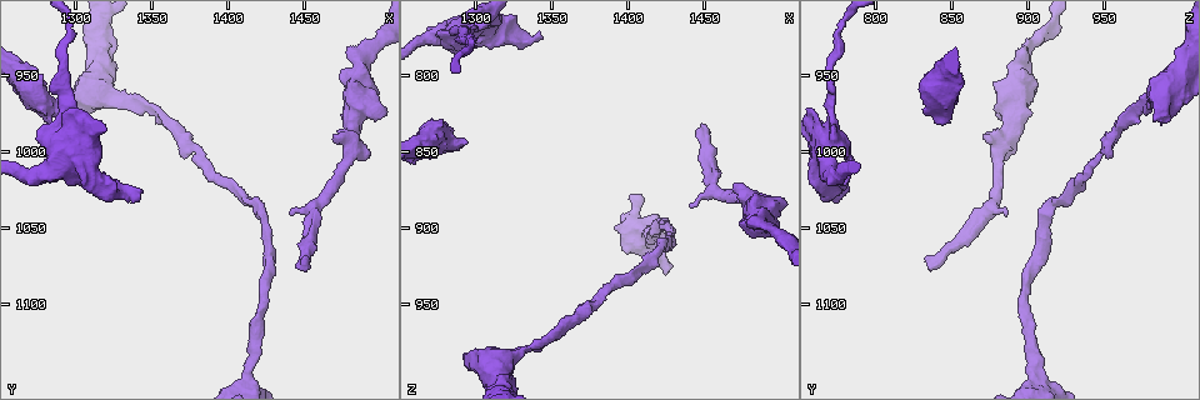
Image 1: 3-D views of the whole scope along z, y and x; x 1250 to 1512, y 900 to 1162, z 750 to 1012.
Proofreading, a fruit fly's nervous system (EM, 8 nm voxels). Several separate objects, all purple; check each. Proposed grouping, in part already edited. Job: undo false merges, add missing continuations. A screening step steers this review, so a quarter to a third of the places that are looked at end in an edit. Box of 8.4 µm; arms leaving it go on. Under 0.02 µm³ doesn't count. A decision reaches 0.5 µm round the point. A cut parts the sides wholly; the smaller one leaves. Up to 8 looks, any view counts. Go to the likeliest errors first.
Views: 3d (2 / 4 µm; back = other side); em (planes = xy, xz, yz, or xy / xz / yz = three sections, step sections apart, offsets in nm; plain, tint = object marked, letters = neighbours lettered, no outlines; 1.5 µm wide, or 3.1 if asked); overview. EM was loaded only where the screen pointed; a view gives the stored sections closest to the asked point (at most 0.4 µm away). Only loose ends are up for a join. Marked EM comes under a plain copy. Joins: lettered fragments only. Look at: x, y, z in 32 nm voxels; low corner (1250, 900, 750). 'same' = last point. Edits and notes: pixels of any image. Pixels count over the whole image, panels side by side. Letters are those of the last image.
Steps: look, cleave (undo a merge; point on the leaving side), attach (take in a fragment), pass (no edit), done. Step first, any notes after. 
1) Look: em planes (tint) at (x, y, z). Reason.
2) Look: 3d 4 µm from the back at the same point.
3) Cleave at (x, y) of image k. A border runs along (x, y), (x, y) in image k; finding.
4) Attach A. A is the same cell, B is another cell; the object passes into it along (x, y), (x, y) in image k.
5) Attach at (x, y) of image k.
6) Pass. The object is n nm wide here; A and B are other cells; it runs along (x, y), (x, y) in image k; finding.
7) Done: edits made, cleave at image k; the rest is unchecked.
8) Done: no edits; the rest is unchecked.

Look: 3d 2 µm at (1444, 1076, 836).

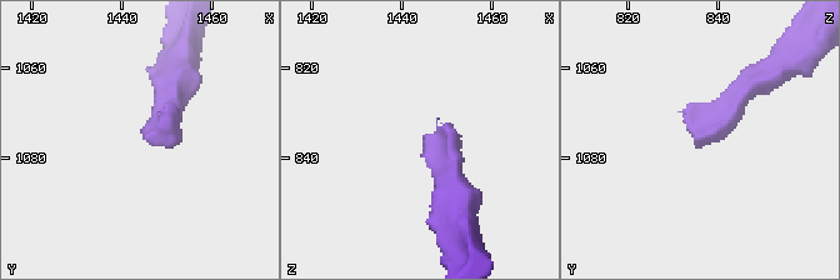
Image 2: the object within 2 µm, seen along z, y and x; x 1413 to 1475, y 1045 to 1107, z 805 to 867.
Look: em planes (letters) at (1445, 1076, 834). Need the tissue.

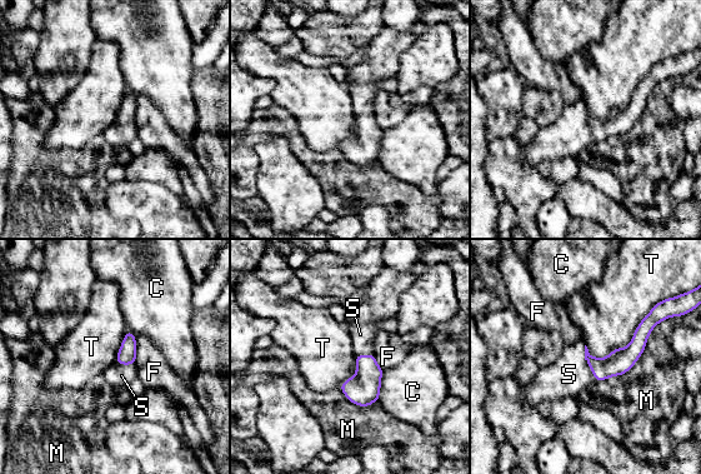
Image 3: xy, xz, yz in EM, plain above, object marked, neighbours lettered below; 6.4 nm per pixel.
Attach S. S is the same cell, C, F, M and T are other cells; the object passes into it along (620, 360), (586, 362), (569, 374) in image 3; the neuron continues.

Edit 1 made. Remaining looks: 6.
Look: overview.

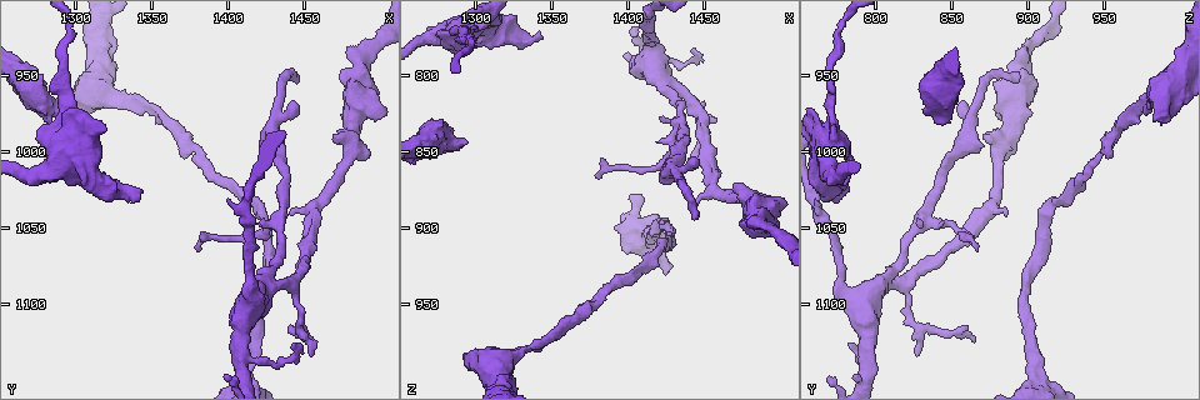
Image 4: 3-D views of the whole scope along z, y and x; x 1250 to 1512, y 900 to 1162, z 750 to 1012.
Look: em planes (letters) at (1292, 978, 984). Free end.

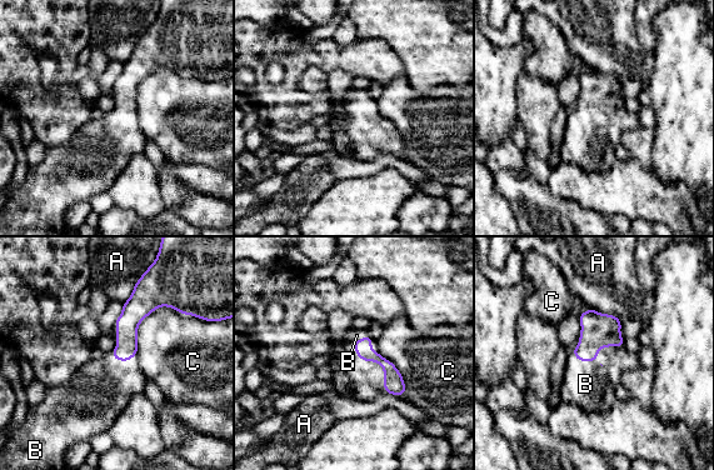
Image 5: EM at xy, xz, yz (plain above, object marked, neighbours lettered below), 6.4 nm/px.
Attach B. The longest contact is with C, 440 nm; B is the same cell, A and C are other cells; the object passes into it along (599, 330), (584, 360), (585, 384) in image 5; it goes on there.

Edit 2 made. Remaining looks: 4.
Look: em planes (letters) at (1342, 1026, 772). An open end.

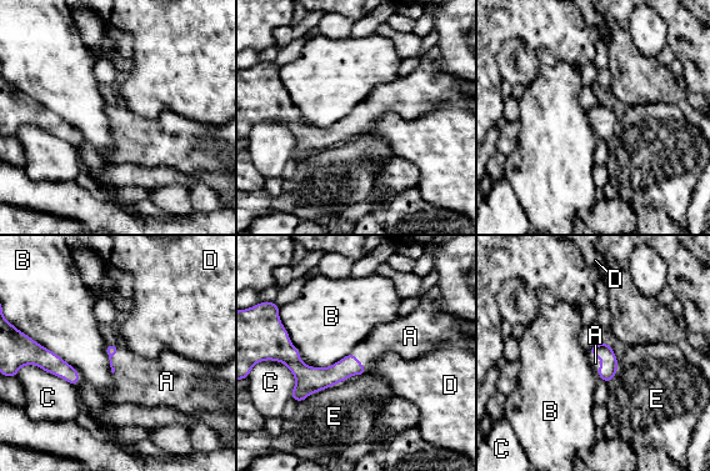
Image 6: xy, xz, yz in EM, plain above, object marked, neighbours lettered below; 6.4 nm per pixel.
Attach A. The longest contact is with B, 500 nm; A is the same cell, B, C, D and E are other cells; the object passes into it along (605, 354), (603, 366), (595, 362) in image 6; it goes on there.

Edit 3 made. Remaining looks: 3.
Done: edits made, attach at image 3, attach at image 5, attach at image 6; the rest is unchecked.

